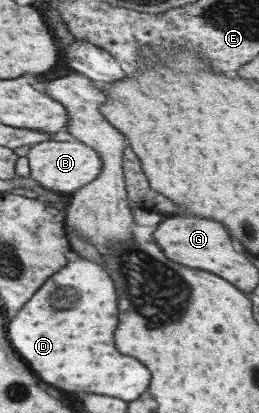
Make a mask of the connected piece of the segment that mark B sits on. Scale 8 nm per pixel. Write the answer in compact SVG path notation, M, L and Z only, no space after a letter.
M48 140L37 143L30 149L27 156L31 176L42 187L53 192L74 193L84 186L92 183L99 175L103 166L100 154L94 149L78 141L54 141Z

